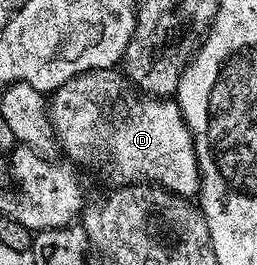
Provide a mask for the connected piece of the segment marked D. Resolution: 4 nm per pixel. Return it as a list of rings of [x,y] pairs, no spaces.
[[[116,69],[81,73],[56,89],[48,110],[63,154],[79,168],[98,171],[112,187],[156,177],[182,193],[197,196],[201,192],[201,168],[177,100],[139,97],[131,89],[131,82]]]

